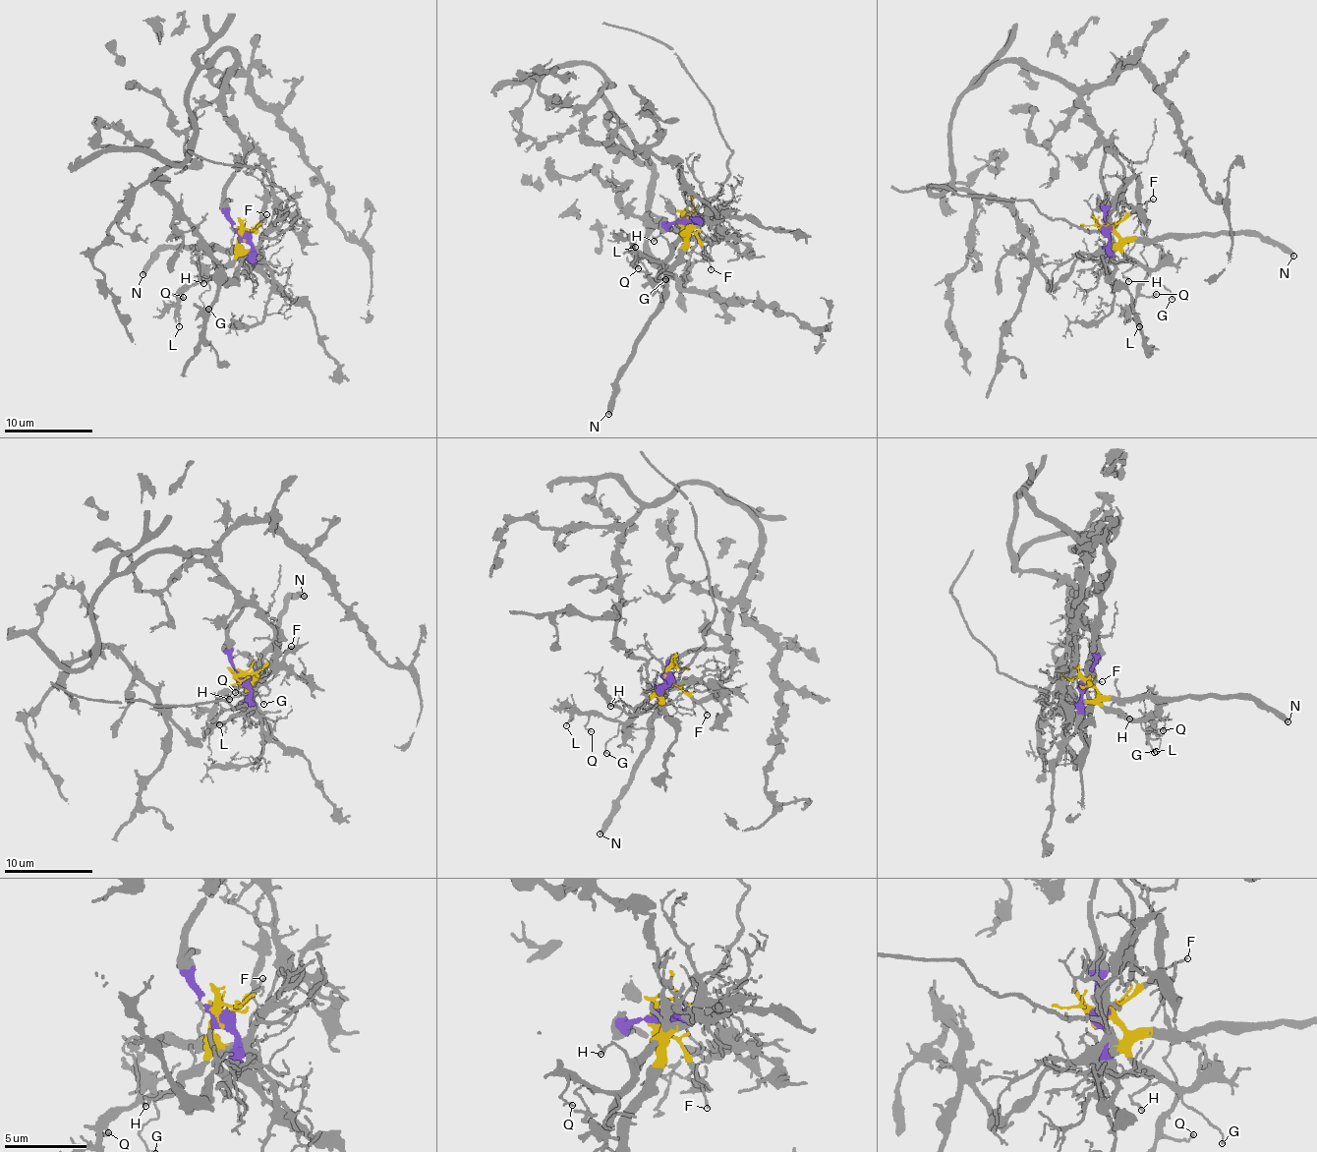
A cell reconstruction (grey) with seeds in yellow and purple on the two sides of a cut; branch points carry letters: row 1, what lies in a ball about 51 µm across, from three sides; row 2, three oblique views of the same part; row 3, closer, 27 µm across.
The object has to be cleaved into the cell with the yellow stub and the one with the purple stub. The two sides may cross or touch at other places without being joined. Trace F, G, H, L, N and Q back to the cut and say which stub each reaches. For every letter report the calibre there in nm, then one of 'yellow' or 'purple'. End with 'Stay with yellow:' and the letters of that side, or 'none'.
F: 110 nm thick; yellow
G: 100 nm thick; yellow
H: 170 nm thick; yellow
L: 130 nm thick; yellow
N: 420 nm thick; yellow
Q: 120 nm thick; yellow
Stay with yellow: F, G, H, L, N, Q

